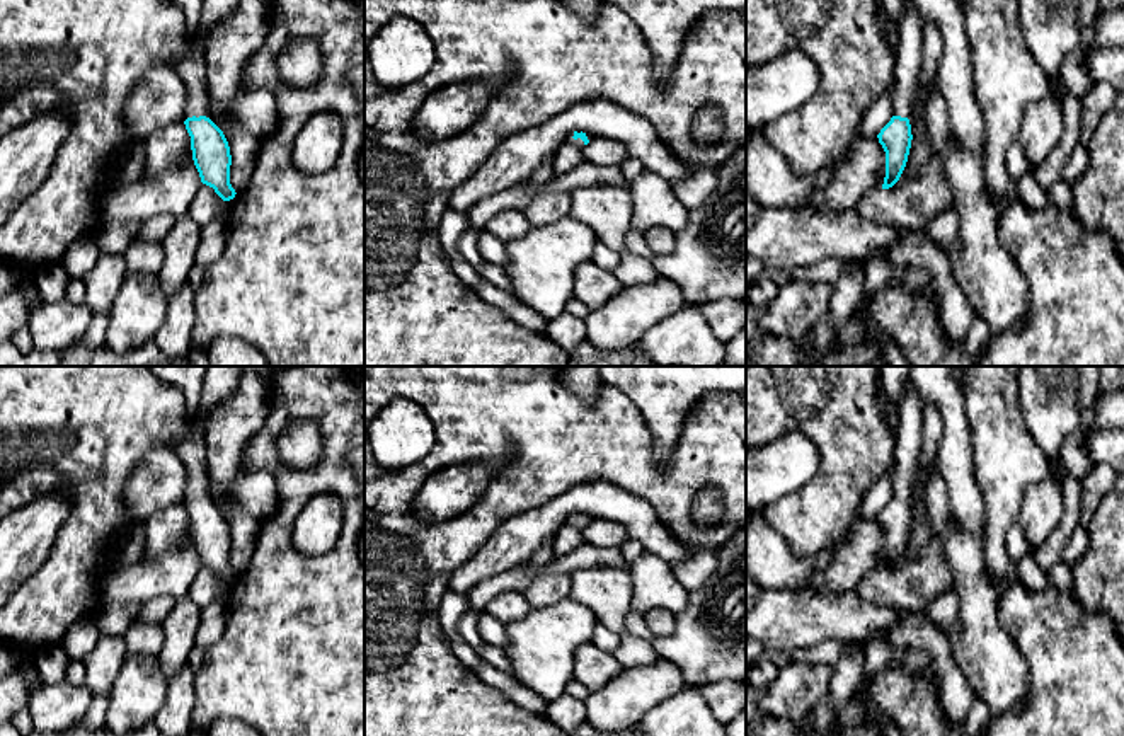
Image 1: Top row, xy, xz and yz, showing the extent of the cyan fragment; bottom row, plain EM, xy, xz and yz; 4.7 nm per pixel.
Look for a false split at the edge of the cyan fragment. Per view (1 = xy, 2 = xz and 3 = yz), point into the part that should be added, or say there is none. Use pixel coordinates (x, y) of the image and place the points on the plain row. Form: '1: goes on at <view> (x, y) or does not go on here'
1: goes on at xy (220, 382)
2: goes on at xz (579, 525)
3: goes on at yz (910, 430)

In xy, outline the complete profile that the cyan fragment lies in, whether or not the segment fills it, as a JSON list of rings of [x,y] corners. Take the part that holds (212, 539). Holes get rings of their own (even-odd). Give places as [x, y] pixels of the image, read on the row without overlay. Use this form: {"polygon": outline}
{"polygon": [[[208,366],[201,402],[194,412],[191,434],[175,450],[187,470],[186,511],[191,518],[192,542],[201,564],[223,581],[235,579],[230,566],[232,537],[223,513],[211,503],[206,475],[206,440],[203,417],[228,399],[244,371],[240,366]]]}

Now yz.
{"polygon": [[[909,380],[897,404],[899,424],[896,431],[894,463],[891,479],[894,497],[877,516],[886,533],[886,559],[882,571],[892,569],[908,543],[911,530],[909,497],[915,484],[915,467],[923,446],[923,399]]]}

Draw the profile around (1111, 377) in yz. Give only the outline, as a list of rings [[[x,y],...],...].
[[[1100,366],[1100,392],[1115,392],[1124,388],[1122,366]]]

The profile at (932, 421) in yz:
[[[925,400],[921,405],[923,405],[923,446],[921,446],[921,451],[918,455],[916,467],[915,467],[915,484],[913,484],[911,496],[915,492],[915,487],[923,480],[925,470],[935,462],[935,451],[943,434],[943,421],[942,421],[938,407]]]

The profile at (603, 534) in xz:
[[[593,520],[582,530],[582,537],[584,543],[603,549],[613,549],[620,547],[628,538],[628,533],[625,526],[616,521]]]

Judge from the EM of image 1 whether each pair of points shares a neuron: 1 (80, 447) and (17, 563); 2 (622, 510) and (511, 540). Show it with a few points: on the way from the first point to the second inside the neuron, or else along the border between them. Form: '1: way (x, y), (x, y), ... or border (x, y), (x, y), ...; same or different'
1: border (70, 501), (62, 494), (40, 494), (17, 510); different
2: way (595, 503), (567, 503), (539, 527); same

